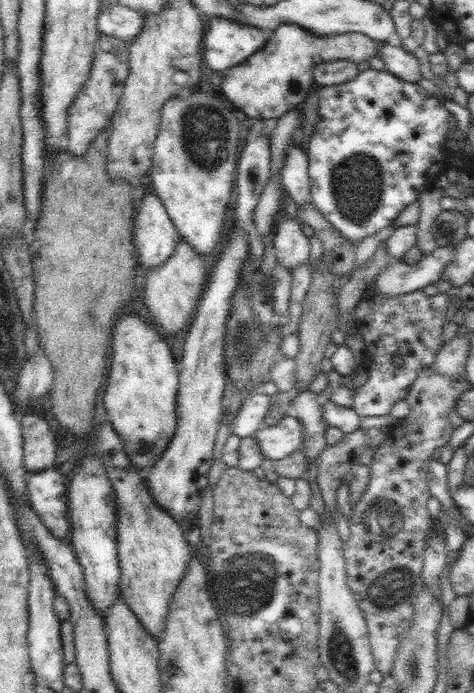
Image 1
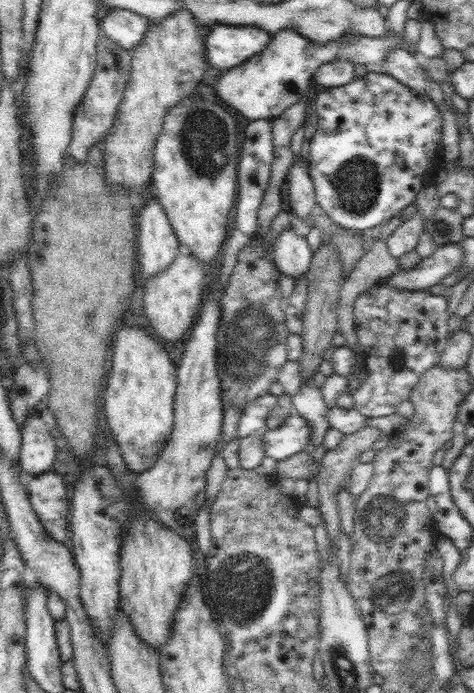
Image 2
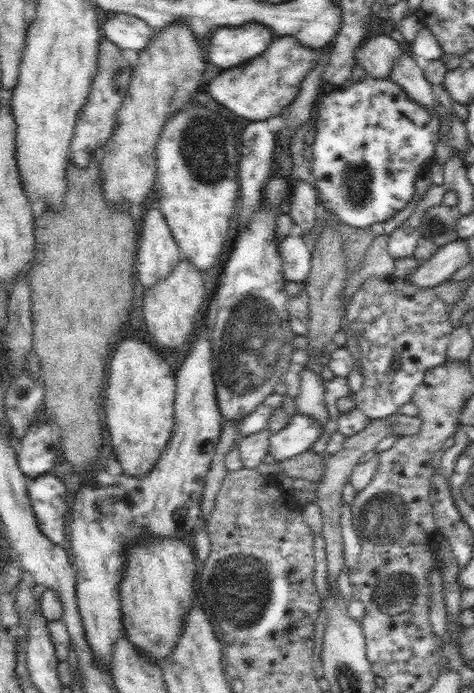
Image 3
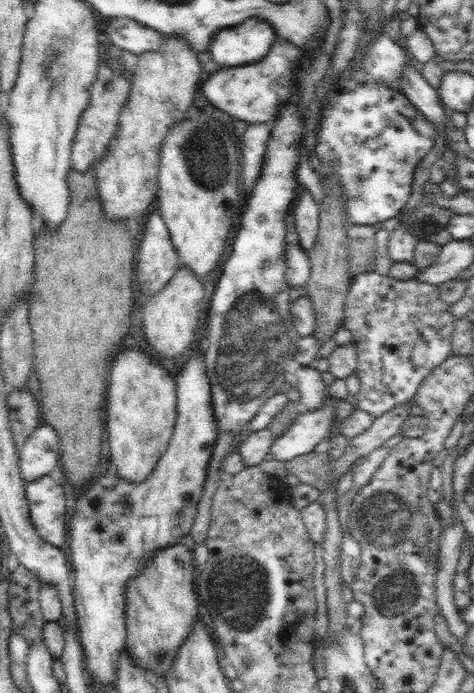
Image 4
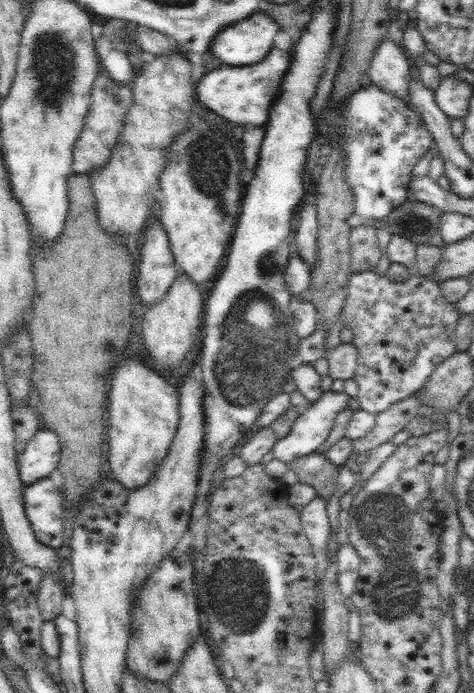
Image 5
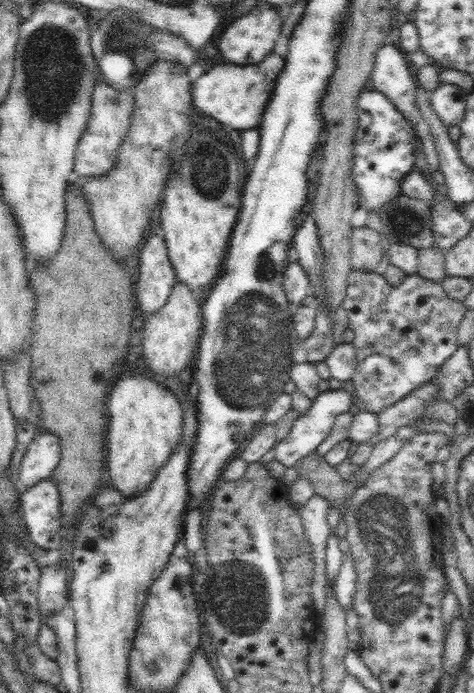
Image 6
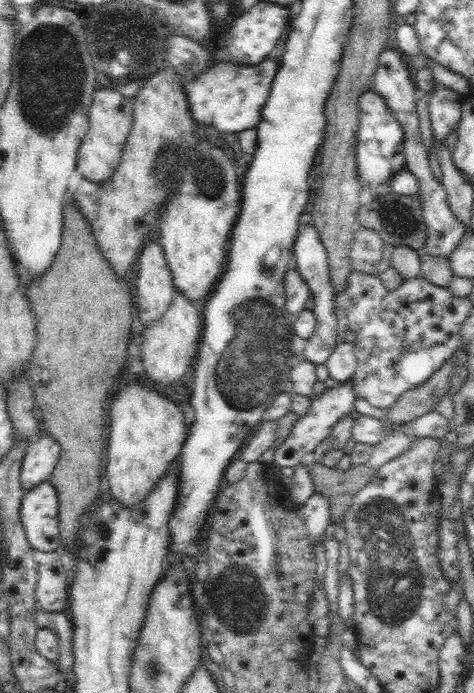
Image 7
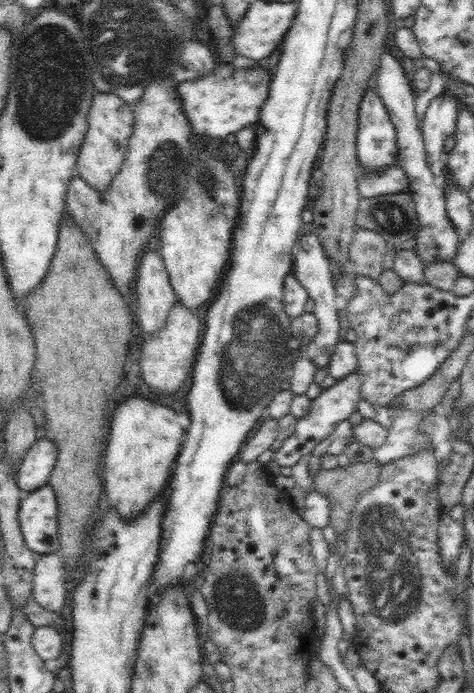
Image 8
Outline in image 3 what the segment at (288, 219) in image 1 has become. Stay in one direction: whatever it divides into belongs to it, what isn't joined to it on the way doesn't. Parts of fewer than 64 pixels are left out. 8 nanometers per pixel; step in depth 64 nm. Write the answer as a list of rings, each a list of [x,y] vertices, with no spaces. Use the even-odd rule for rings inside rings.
[[[289,235],[279,240],[277,248],[286,281],[302,284],[311,270],[311,245],[303,238]]]

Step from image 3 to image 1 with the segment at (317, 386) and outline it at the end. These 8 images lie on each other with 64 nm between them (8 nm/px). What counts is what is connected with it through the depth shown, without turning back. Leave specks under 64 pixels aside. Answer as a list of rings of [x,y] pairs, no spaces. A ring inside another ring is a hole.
[[[310,389],[302,390],[291,402],[291,413],[298,417],[304,426],[303,452],[308,460],[316,460],[327,447],[325,432],[328,422],[322,414],[322,396]]]

